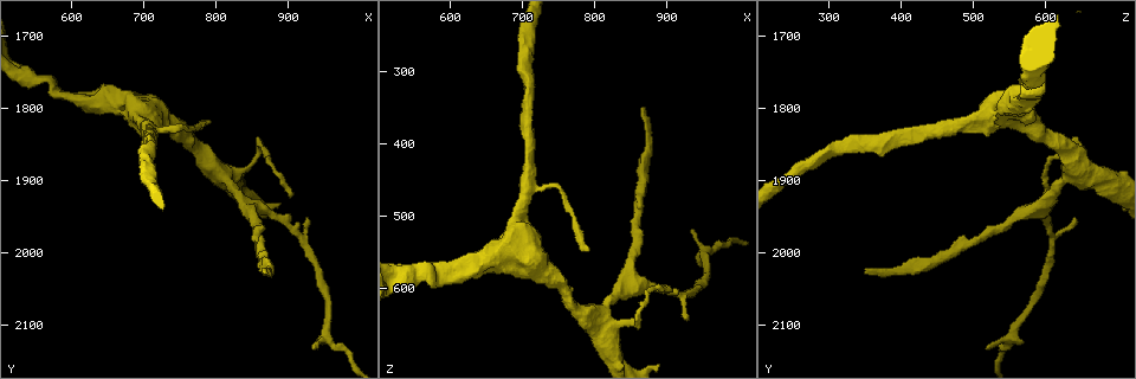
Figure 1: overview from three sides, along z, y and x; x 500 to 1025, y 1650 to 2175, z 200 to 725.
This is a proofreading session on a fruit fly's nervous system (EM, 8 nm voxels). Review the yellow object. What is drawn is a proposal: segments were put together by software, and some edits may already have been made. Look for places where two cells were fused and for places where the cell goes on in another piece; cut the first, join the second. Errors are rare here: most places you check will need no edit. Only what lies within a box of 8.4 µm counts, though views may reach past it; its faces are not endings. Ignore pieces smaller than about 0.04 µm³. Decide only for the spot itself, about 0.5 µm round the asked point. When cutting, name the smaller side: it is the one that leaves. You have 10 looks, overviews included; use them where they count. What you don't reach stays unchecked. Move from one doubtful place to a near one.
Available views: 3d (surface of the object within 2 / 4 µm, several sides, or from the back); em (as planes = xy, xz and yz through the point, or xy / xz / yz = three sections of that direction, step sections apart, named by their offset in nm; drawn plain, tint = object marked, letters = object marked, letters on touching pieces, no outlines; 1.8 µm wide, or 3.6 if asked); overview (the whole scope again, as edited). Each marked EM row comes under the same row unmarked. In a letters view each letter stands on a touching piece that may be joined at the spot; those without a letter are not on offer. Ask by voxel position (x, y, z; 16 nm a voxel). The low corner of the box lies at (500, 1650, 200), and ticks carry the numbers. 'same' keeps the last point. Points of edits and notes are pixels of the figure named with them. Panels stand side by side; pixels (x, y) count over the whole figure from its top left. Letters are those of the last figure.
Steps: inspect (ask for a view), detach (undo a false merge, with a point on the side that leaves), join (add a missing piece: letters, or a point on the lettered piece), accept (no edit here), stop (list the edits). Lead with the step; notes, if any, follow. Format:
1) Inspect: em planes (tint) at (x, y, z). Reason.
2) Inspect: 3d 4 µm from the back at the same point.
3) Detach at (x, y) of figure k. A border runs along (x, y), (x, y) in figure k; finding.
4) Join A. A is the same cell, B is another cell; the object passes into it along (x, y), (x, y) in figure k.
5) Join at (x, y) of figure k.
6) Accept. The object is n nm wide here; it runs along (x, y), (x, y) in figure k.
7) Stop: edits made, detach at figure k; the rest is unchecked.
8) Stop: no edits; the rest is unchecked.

Inspect: em xz step 4 (tint) at (905, 1920, 605). Free end.

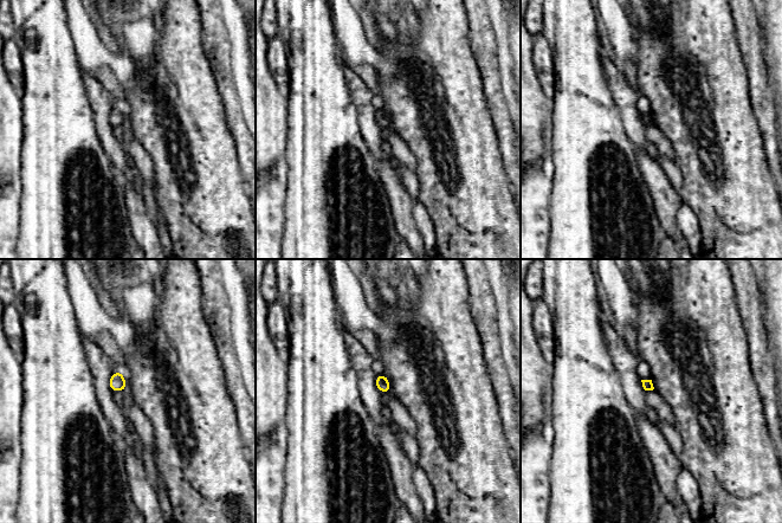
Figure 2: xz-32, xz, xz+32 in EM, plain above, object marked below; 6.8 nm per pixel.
Inspect: em planes (letters) at the same point.

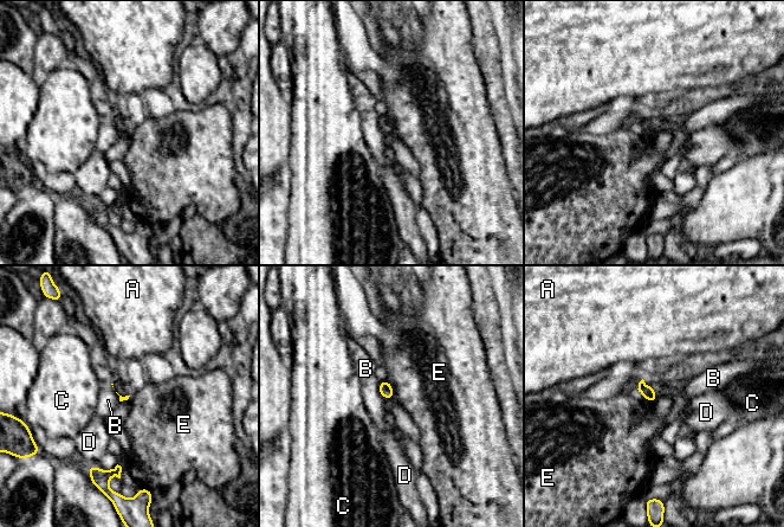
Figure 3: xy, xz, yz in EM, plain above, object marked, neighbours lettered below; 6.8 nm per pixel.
Accept. A, B, C, D and E are other cells; a border runs along (637, 389), (653, 404) in figure 3; none of them fits.

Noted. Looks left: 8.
Inspect: em planes (tint) at (800, 1890, 640). Three-way junction.

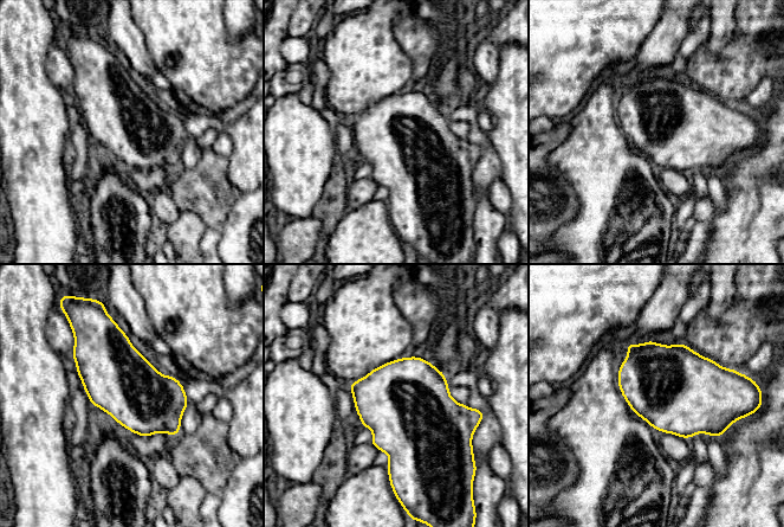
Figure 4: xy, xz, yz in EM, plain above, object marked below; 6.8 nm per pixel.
Inspect: em planes (letters) at the same point. See the neighbours.

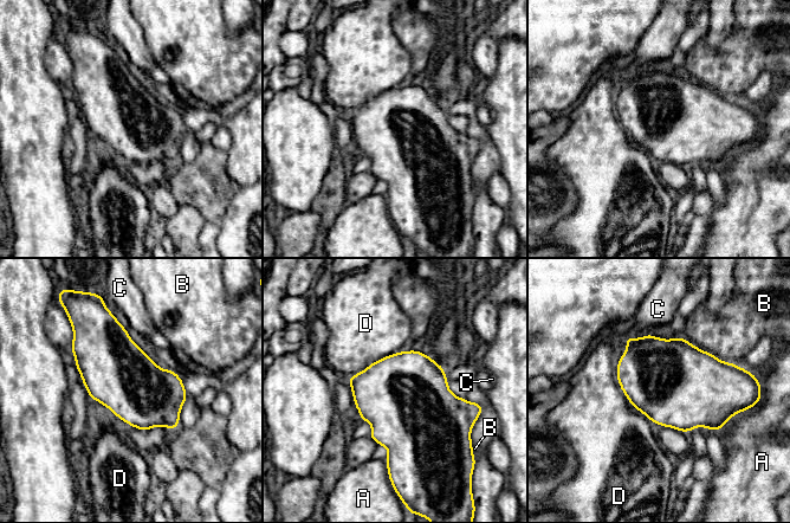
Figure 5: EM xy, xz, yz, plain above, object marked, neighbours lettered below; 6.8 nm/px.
Accept. A, B, C and D are other cells; one cell here.

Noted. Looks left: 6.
Inspect: em planes (letters) at (790, 1820, 545). Thin end.

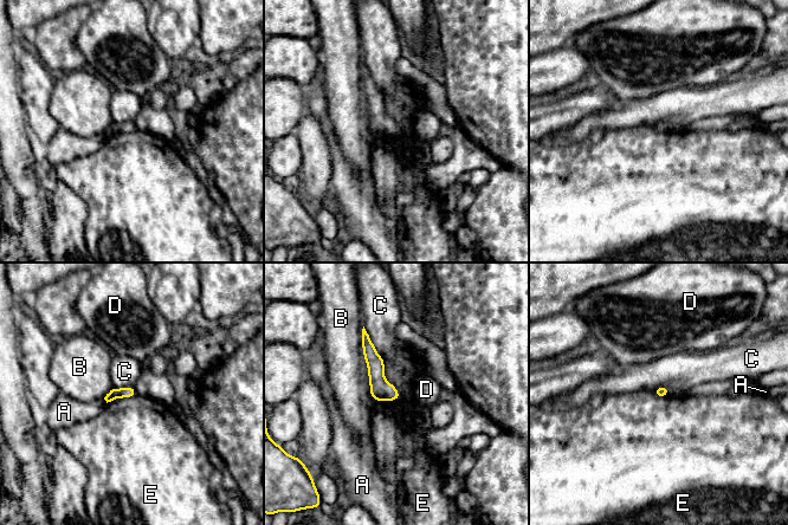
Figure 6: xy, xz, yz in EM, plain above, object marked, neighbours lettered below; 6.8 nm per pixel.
Accept. The object is 80 nm wide here; A, B, C, D and E are other cells; it runs along (365, 336), (376, 380), (394, 397) in figure 6; no lettered piece goes on from it.

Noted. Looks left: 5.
Inspect: em yz step 8 (tint) at (870, 2030, 350). An open end.

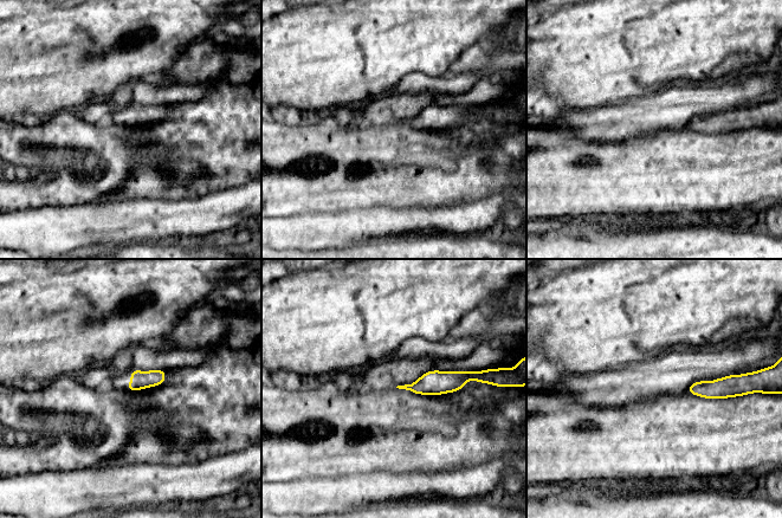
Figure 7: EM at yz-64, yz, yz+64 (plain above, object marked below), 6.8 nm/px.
Inspect: em planes (tint) at the same point.

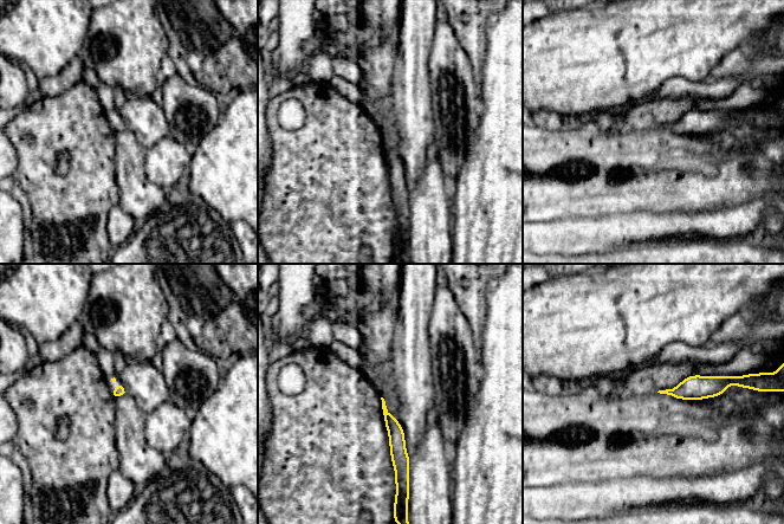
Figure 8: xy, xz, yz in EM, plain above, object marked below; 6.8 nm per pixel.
Inspect: em planes (letters) at the same point. What lies round it.

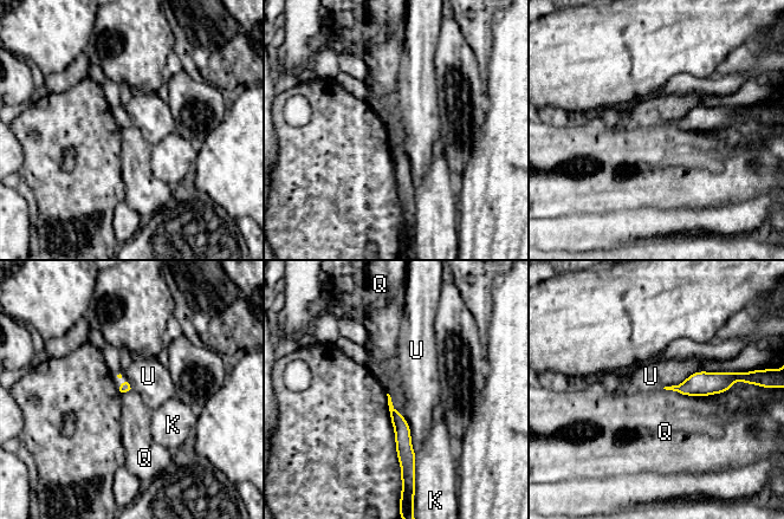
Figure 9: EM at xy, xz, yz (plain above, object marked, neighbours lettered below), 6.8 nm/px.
Accept. K, Q and U are other cells; a border runs along (663, 388), (695, 396) in figure 9; none of them fits.

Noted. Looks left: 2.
Stop: no edits; the rest is unchecked.

